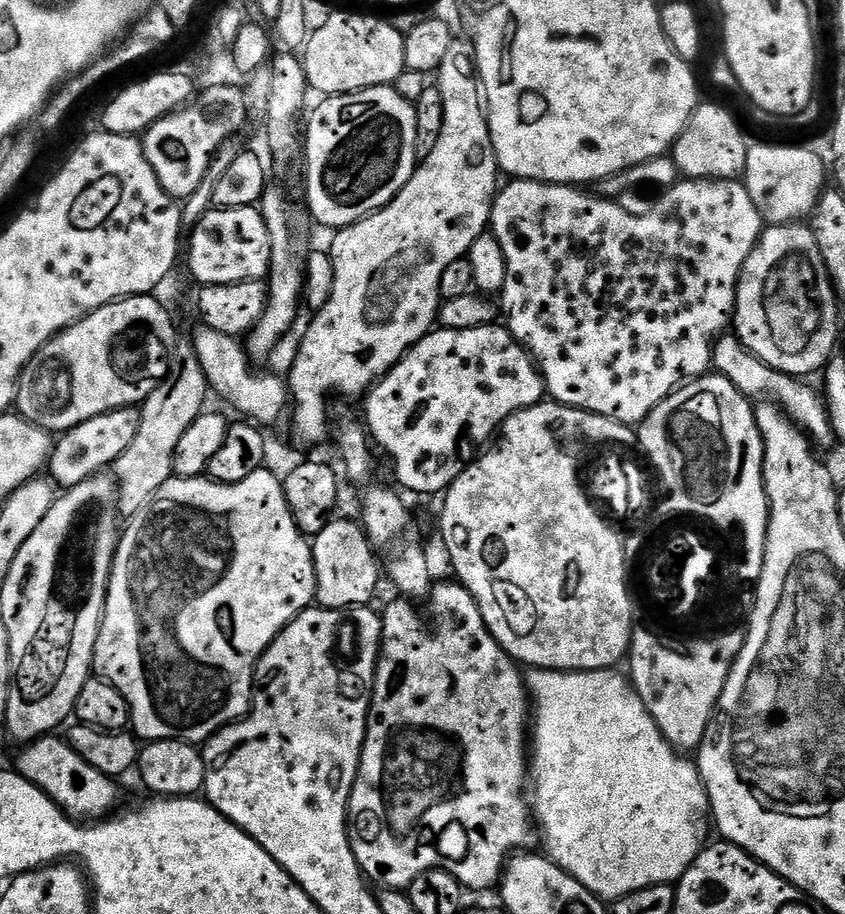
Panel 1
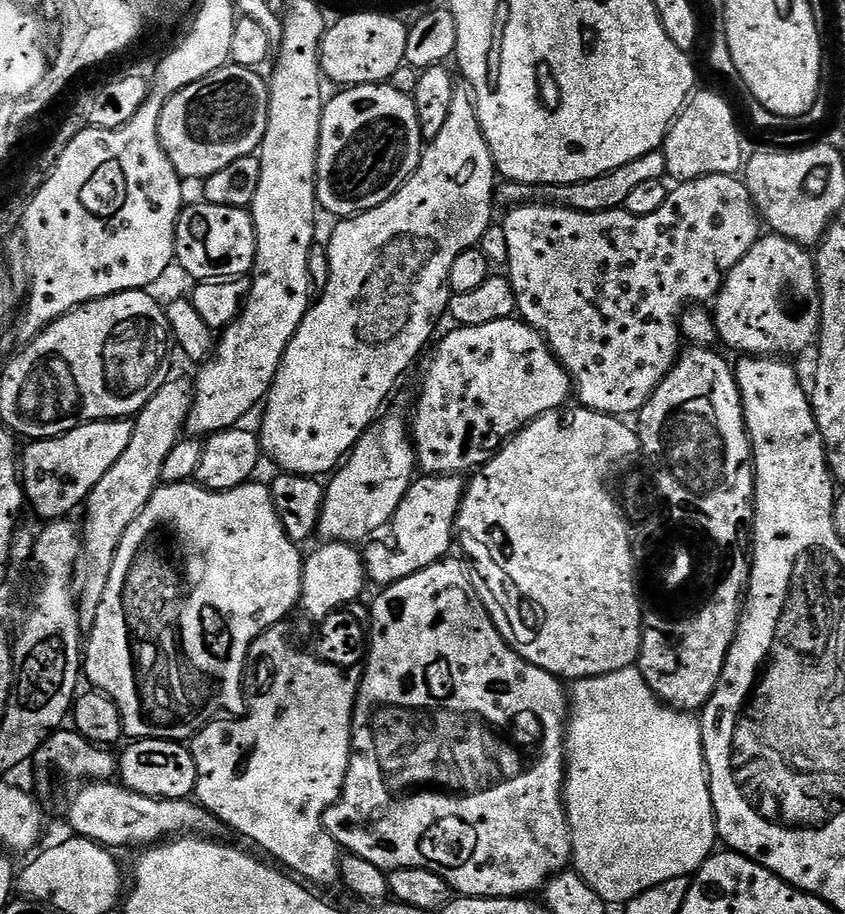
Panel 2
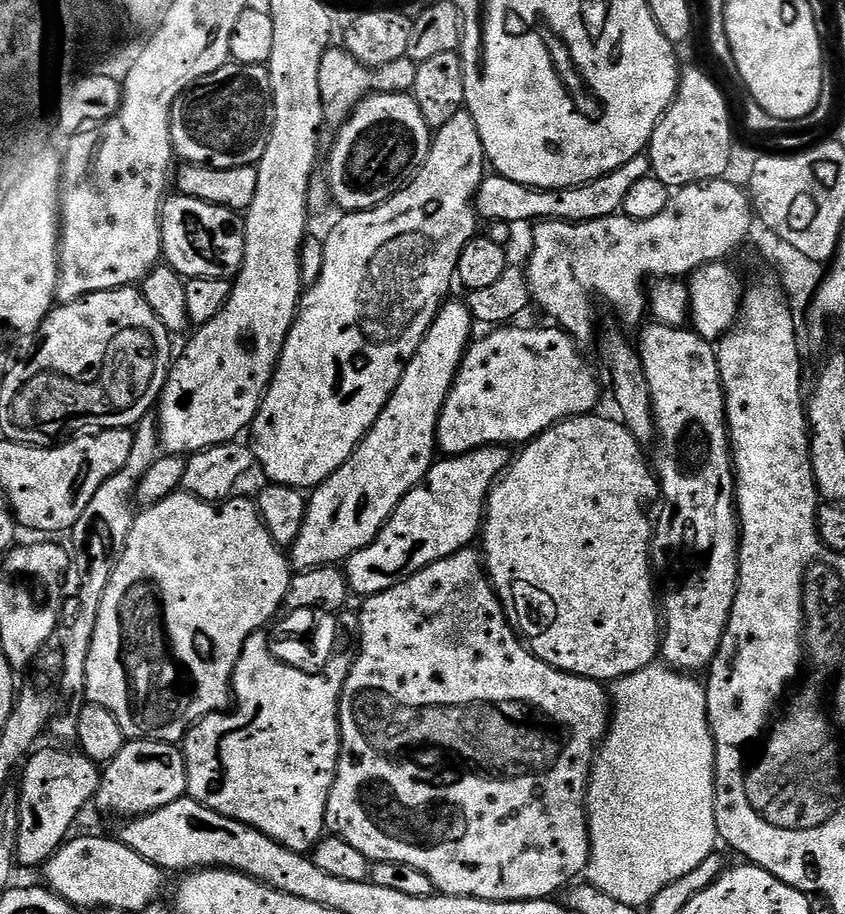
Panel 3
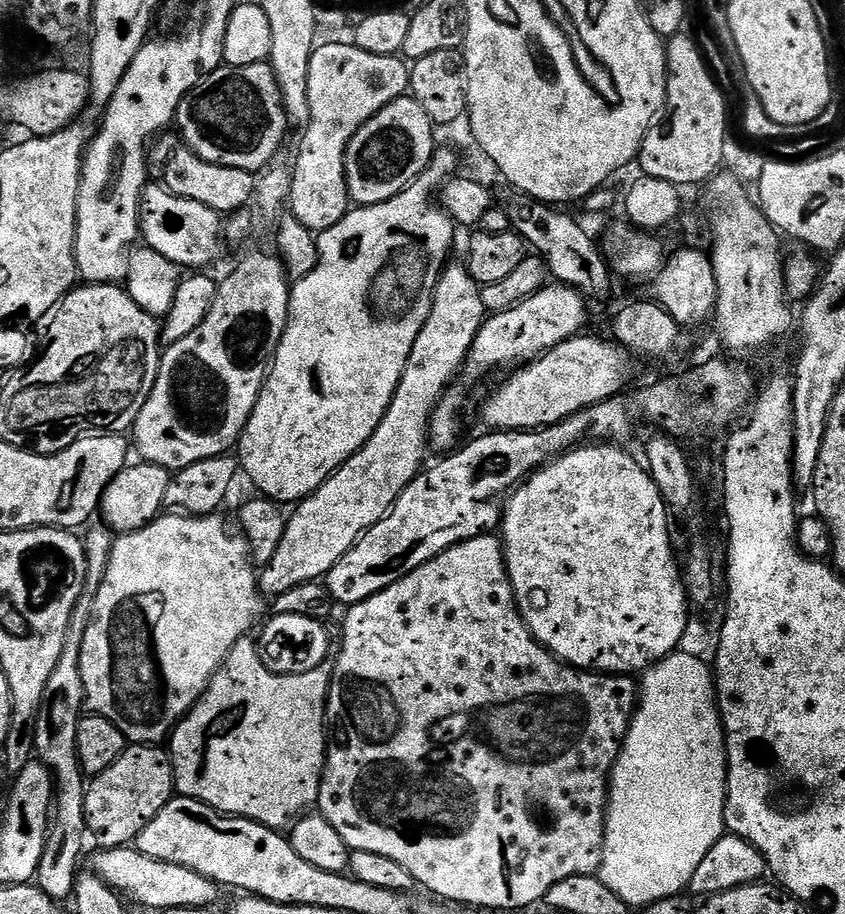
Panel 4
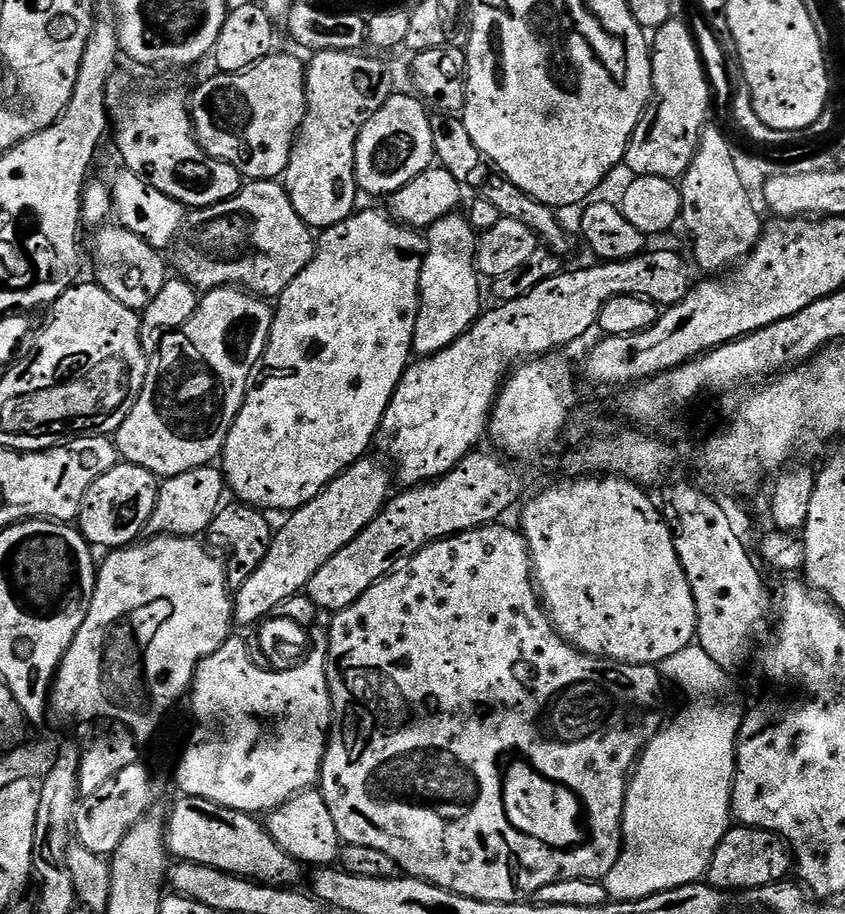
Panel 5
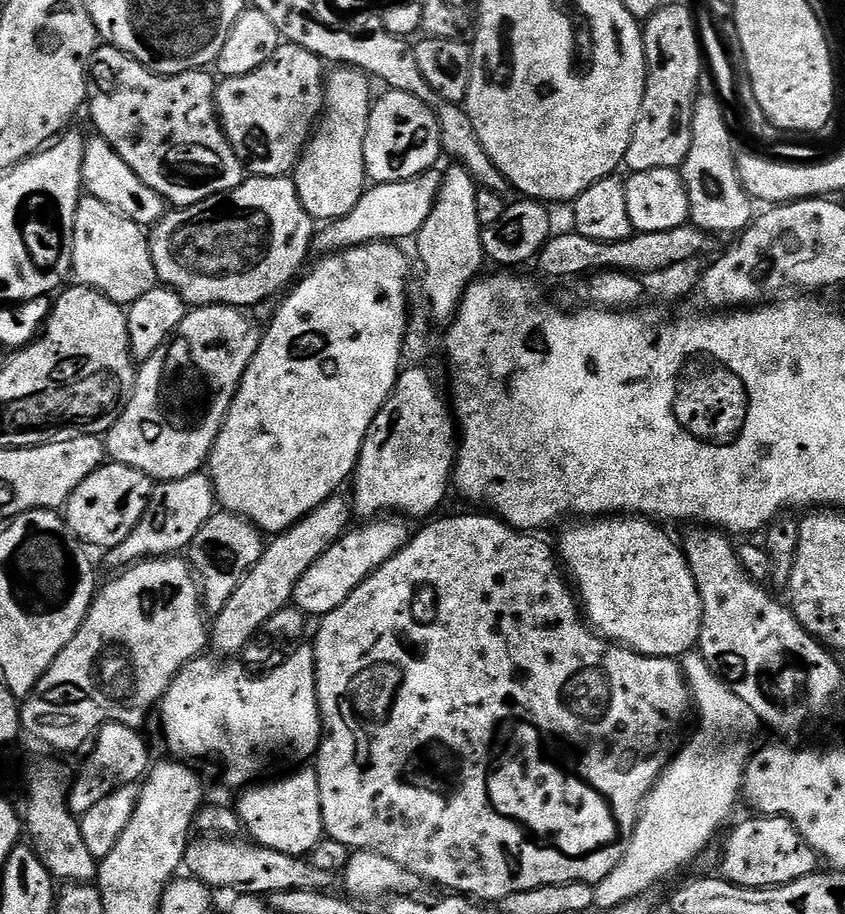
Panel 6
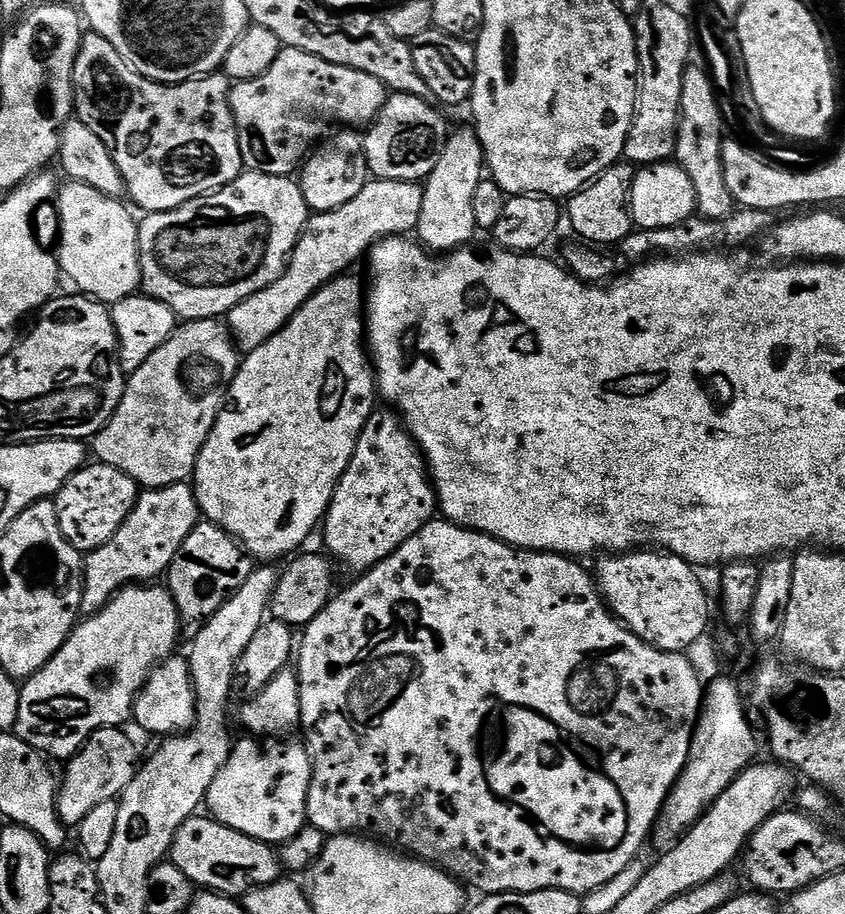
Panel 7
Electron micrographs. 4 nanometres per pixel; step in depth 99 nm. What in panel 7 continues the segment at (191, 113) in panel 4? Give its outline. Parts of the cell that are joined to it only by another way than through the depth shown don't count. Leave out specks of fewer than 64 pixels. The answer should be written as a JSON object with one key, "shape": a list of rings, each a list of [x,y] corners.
{"shape":[[[281,47],[274,66],[266,74],[235,81],[228,96],[245,169],[271,176],[292,176],[331,124],[348,130],[363,129],[380,115],[389,95],[390,89],[374,74],[326,62],[306,54],[306,50]]]}

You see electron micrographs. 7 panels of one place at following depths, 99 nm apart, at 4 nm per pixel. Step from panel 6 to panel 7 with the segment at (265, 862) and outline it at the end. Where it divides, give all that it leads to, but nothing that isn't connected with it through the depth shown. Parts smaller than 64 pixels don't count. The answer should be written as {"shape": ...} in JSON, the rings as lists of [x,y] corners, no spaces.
{"shape":[[[197,814],[192,816],[180,827],[172,843],[172,851],[170,853],[171,863],[176,864],[178,870],[182,870],[182,874],[186,874],[186,878],[190,878],[197,889],[207,890],[209,892],[220,892],[224,896],[233,898],[243,898],[247,892],[253,892],[255,888],[261,888],[262,886],[270,886],[274,881],[281,879],[281,857],[278,855],[277,849],[273,847],[273,845],[262,842],[258,838],[250,838],[250,834],[242,834],[238,830],[230,830],[230,826],[218,823],[217,820],[213,819],[211,816],[204,815],[204,817],[203,815],[204,814]]]}

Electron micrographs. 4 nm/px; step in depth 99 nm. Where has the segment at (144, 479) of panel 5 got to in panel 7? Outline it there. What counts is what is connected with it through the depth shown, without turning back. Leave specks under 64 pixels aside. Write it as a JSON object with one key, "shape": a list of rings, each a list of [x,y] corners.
{"shape":[[[99,462],[89,463],[75,472],[54,497],[58,510],[58,526],[64,537],[81,554],[90,553],[110,542],[114,534],[118,534],[118,526],[122,526],[130,510],[134,510],[140,493],[138,485],[129,476],[122,474],[122,470],[114,470],[114,466]]]}

